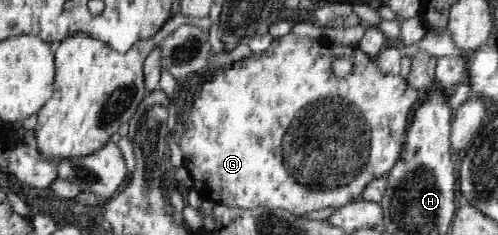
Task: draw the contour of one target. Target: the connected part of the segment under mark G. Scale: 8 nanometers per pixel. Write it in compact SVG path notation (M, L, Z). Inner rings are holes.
M293 32L284 36L273 38L267 50L260 54L251 55L232 64L227 70L214 70L214 76L210 82L206 82L200 90L200 95L190 110L190 118L187 121L187 128L182 139L179 140L180 153L183 154L183 167L190 173L192 186L202 199L211 200L214 203L221 203L230 208L242 208L253 210L264 206L265 208L282 208L295 216L305 215L333 207L334 210L347 206L351 201L356 201L361 192L376 178L390 176L392 168L400 160L403 152L404 142L407 140L406 128L408 128L408 112L418 102L420 92L409 82L405 82L399 76L384 73L378 68L372 57L364 54L357 46L334 46L330 48L320 40L310 36L298 36ZM335 56L352 59L352 71L346 77L336 77L332 71L332 59Z

